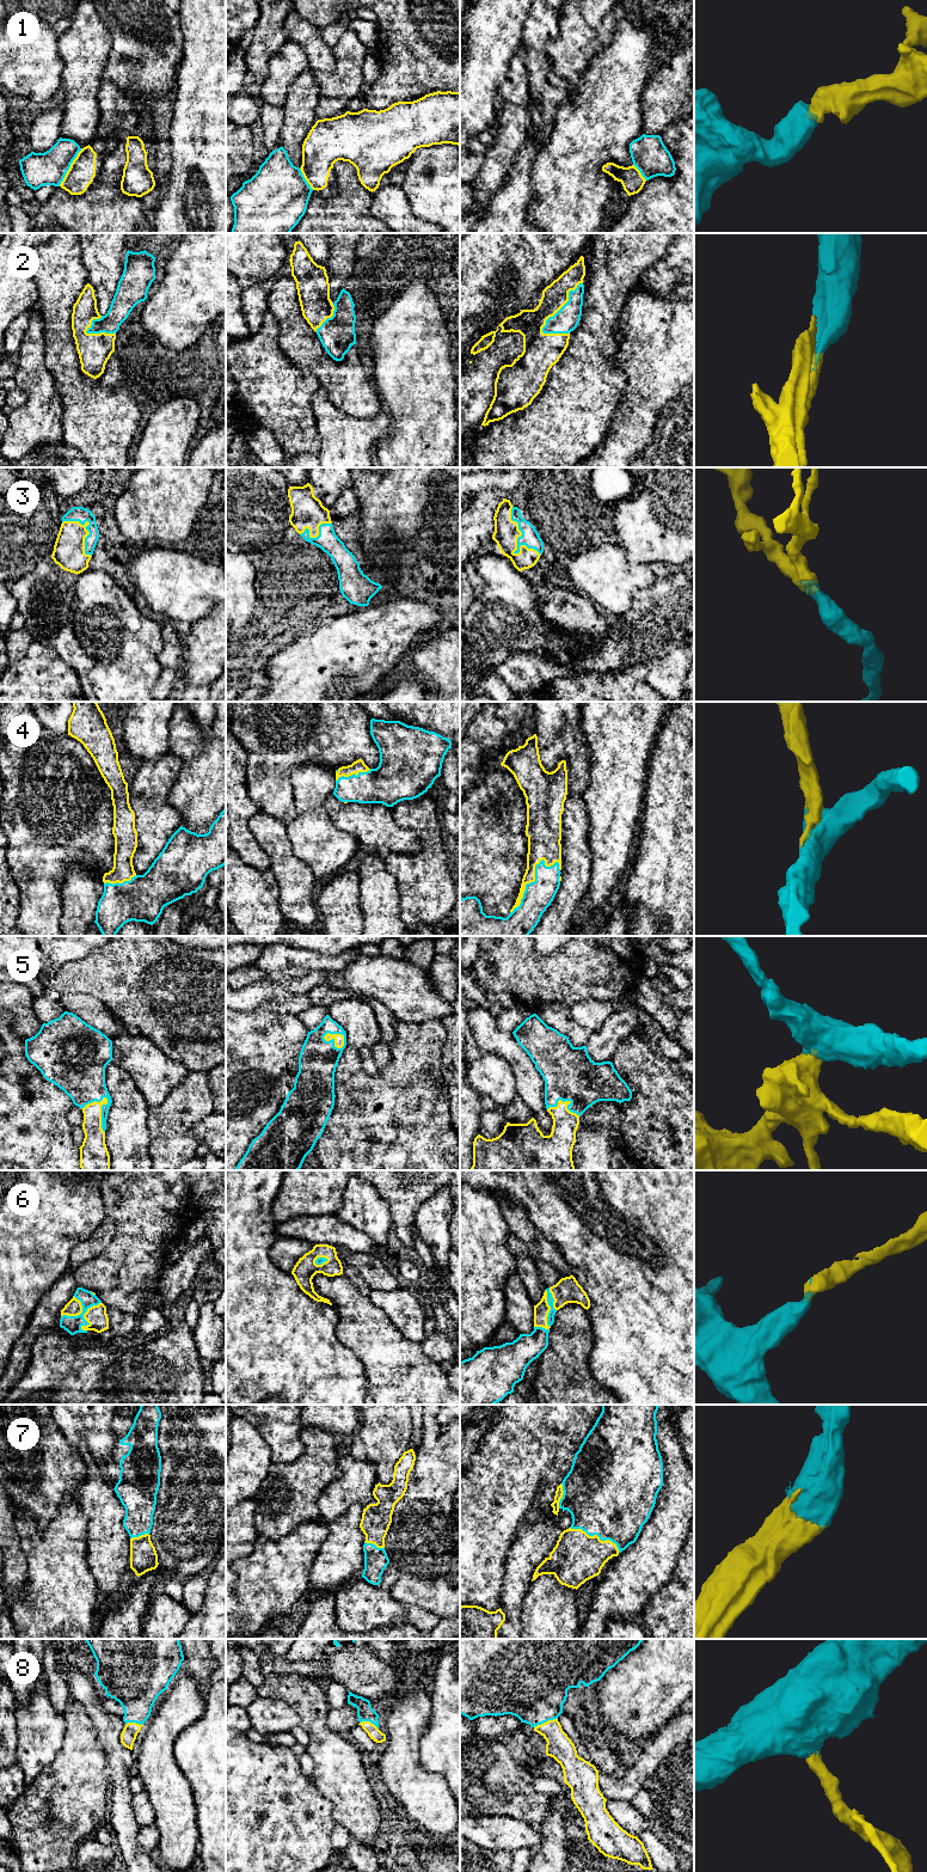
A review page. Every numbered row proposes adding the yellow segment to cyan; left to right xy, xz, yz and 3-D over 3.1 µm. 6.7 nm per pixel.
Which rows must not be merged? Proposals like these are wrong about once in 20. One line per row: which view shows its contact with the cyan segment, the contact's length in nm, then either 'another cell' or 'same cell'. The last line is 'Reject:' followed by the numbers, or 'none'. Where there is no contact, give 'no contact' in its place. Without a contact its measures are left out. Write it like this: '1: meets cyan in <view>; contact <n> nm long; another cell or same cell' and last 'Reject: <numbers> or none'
1: meets cyan in xy; contact 300 nm long; same cell
2: meets cyan in yz; contact 440 nm long; same cell
3: meets cyan in yz; contact 380 nm long; same cell
4: meets cyan in yz; contact 480 nm long; same cell
5: meets cyan in xy; contact 240 nm long; same cell
6: meets cyan in xy; contact 280 nm long; same cell
7: meets cyan in yz; contact 380 nm long; same cell
8: meets cyan in yz; contact 170 nm long; same cell
Reject: none

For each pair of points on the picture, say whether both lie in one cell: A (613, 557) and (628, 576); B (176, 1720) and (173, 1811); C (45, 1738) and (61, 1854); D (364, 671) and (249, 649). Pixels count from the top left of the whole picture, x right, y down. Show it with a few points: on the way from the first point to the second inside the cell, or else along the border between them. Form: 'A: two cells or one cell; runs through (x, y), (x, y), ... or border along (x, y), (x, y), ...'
A: one cell; runs through (614, 562), (624, 572)
B: one cell; runs through (164, 1743), (164, 1781), (167, 1788)
C: two cells; border along (65, 1739), (56, 1756), (30, 1784)
D: two cells; border along (298, 637), (278, 649), (269, 659), (264, 668)

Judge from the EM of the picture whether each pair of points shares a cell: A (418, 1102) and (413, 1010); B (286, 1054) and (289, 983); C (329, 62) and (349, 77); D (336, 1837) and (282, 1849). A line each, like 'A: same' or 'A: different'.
A: different
B: different
C: different
D: different

